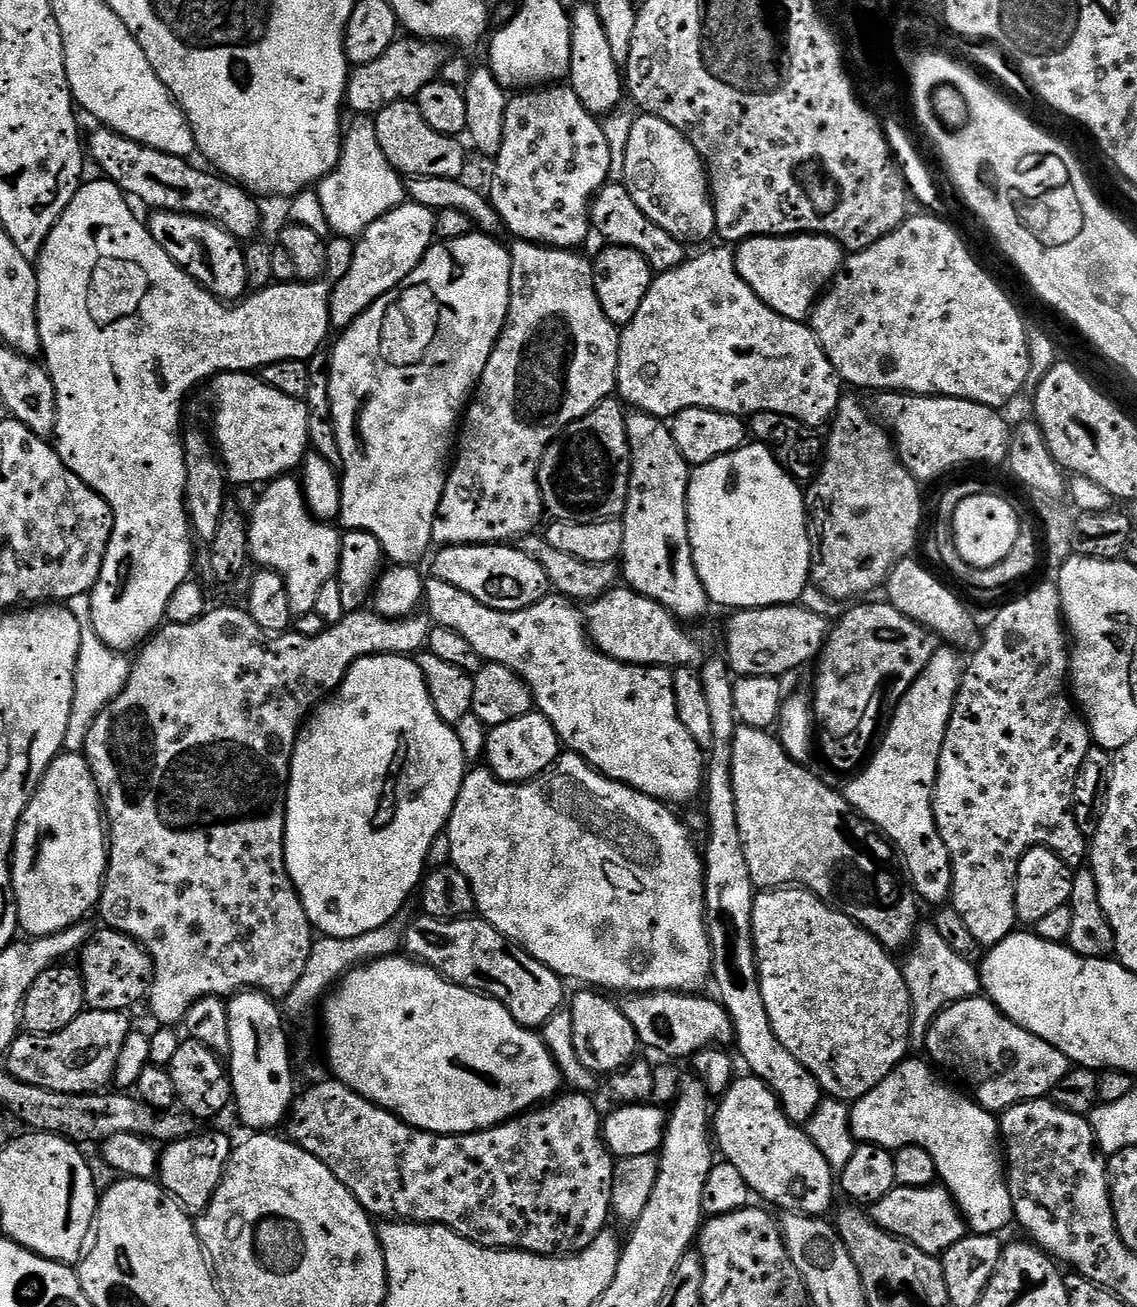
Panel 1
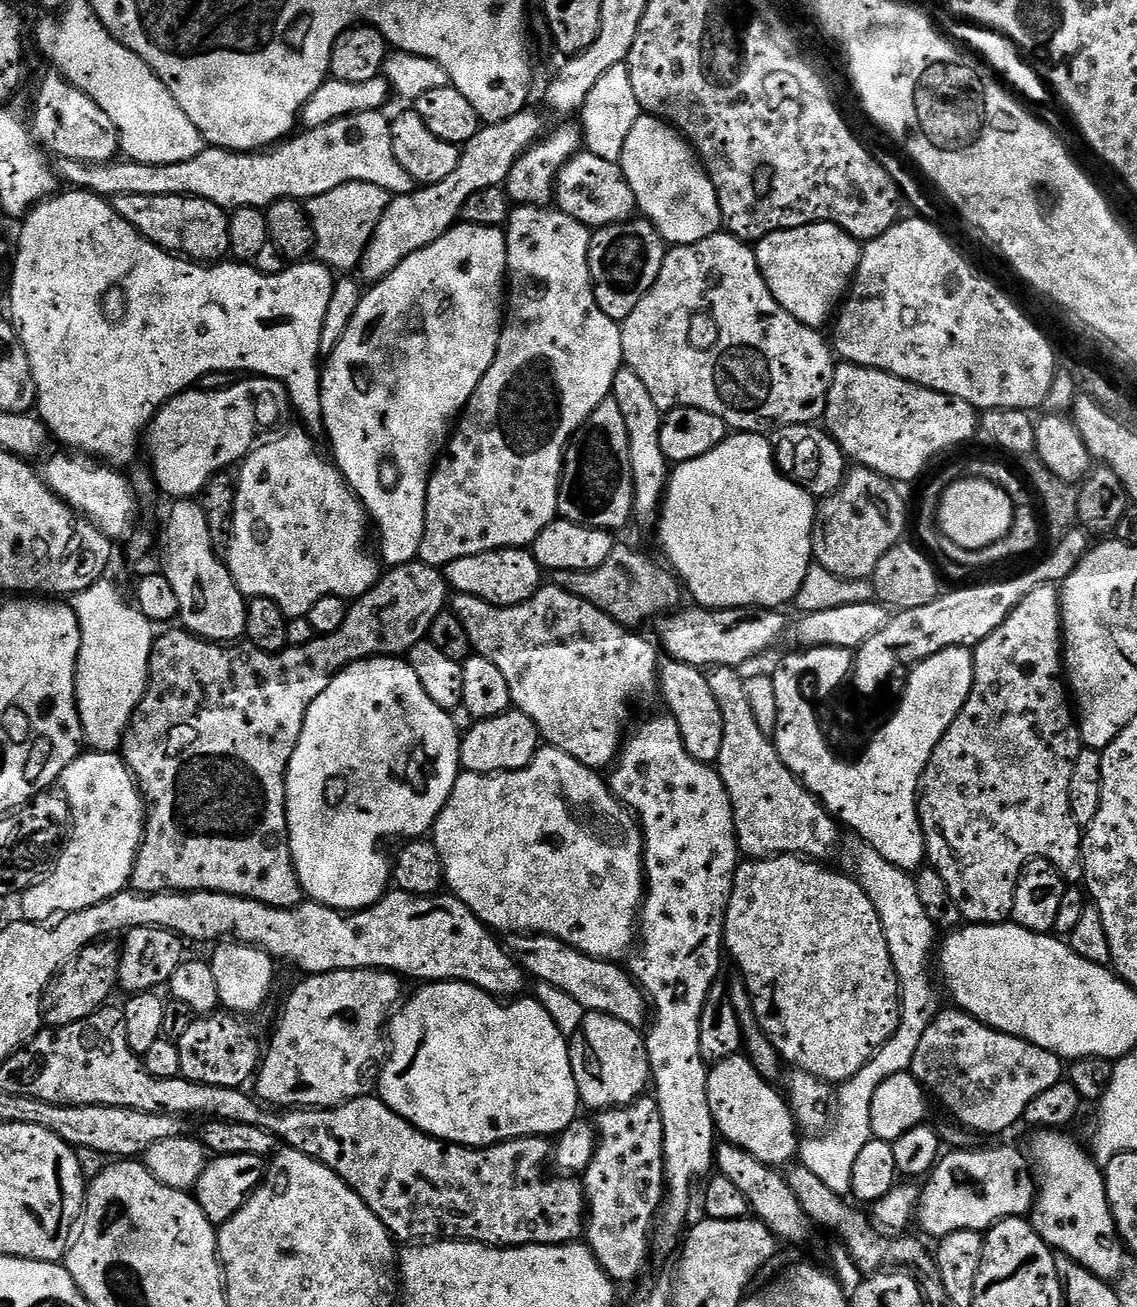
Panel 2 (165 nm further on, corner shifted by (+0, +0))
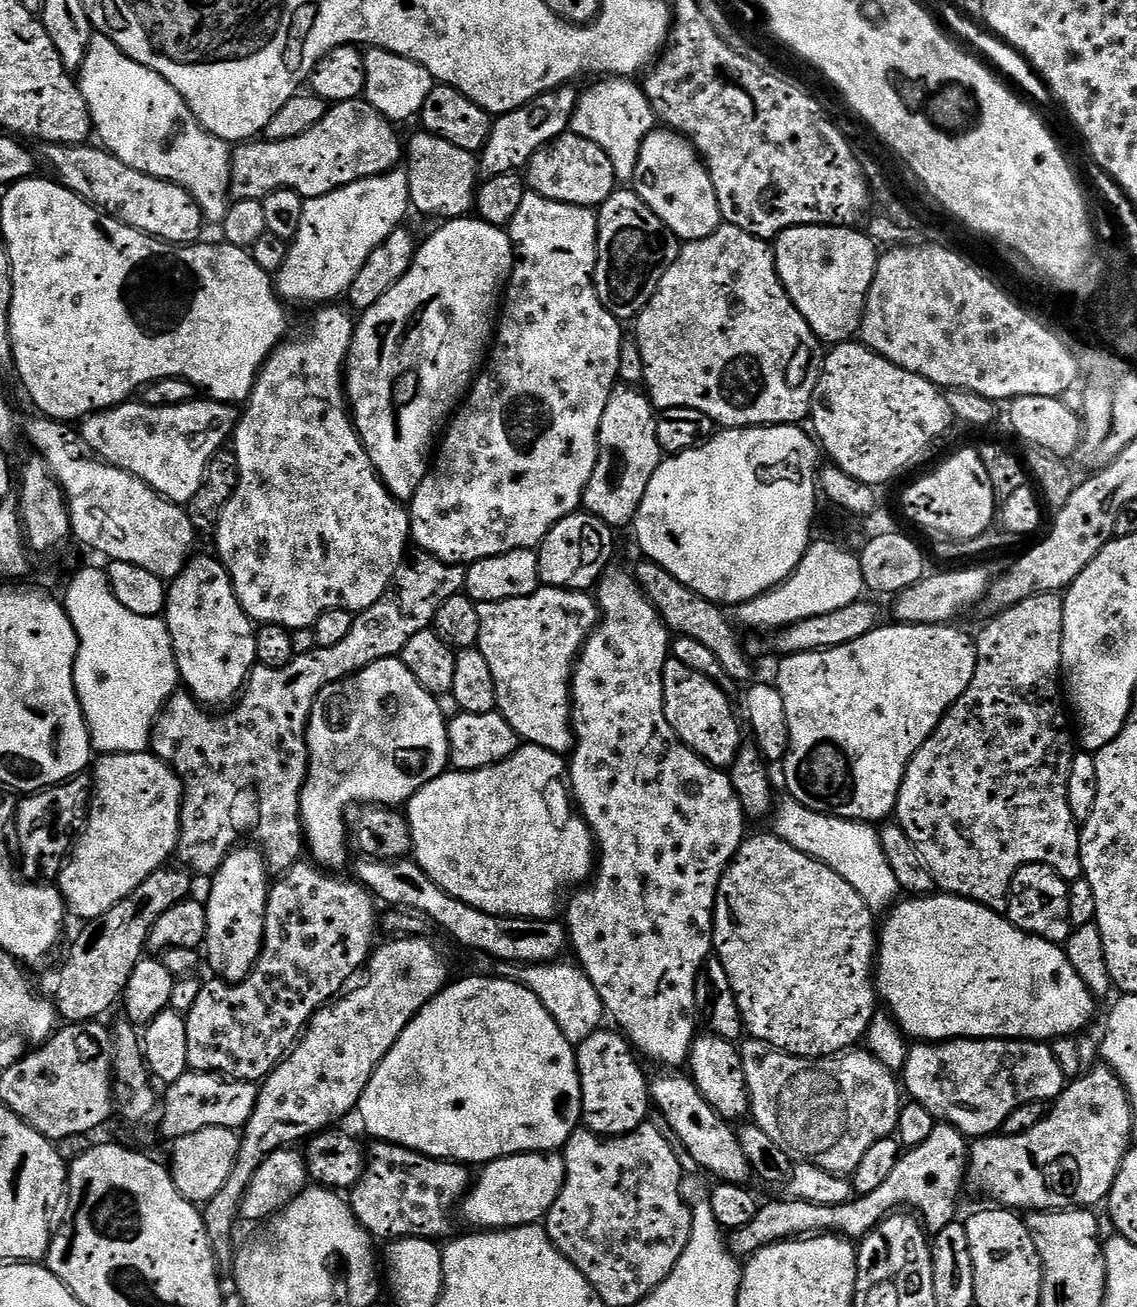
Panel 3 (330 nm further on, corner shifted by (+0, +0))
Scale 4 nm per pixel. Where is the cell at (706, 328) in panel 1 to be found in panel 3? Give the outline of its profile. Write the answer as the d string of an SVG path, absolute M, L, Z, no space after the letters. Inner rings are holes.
M725 223L706 238L687 241L670 270L662 274L654 298L640 311L634 327L644 363L643 387L653 408L702 410L721 429L799 425L809 419L812 395L822 371L822 341L798 314L782 286L769 241Z

